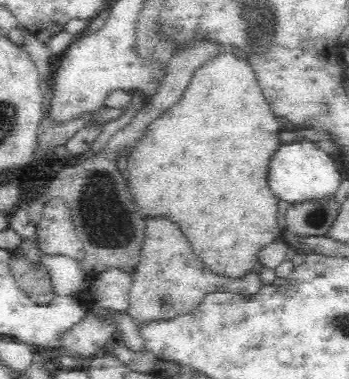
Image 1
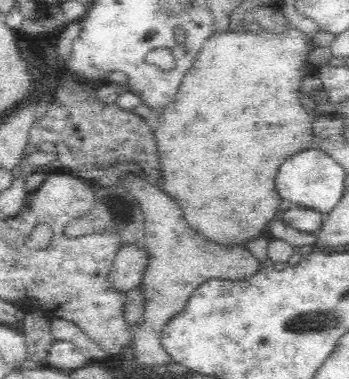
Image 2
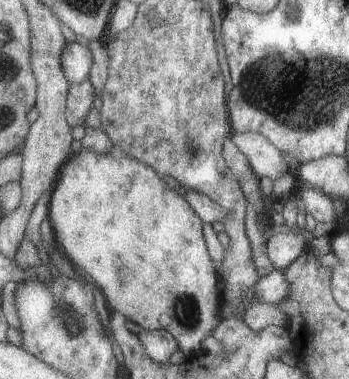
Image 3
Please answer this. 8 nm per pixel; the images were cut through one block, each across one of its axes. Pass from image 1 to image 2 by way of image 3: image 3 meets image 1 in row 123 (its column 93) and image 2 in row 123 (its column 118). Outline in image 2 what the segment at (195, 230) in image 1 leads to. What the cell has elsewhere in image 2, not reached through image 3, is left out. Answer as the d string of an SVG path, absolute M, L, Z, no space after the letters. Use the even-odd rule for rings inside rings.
M290 30L284 38L274 38L270 34L266 36L252 36L252 34L212 34L202 52L198 54L196 62L192 64L192 68L188 70L178 94L174 100L170 100L164 108L160 108L160 116L158 116L158 128L154 130L154 140L156 140L156 188L162 190L166 196L170 196L182 210L184 220L190 228L190 232L194 232L196 236L202 236L206 242L218 246L218 248L242 248L248 250L248 246L256 240L264 240L264 238L272 238L270 234L270 224L276 220L276 212L280 210L280 202L282 198L276 194L276 172L280 168L280 164L290 158L292 154L304 150L304 148L312 148L312 122L314 118L306 116L304 106L298 104L298 90L300 90L300 68L308 66L306 56L308 52L314 48L314 44L310 42L310 36L298 32L298 30Z

